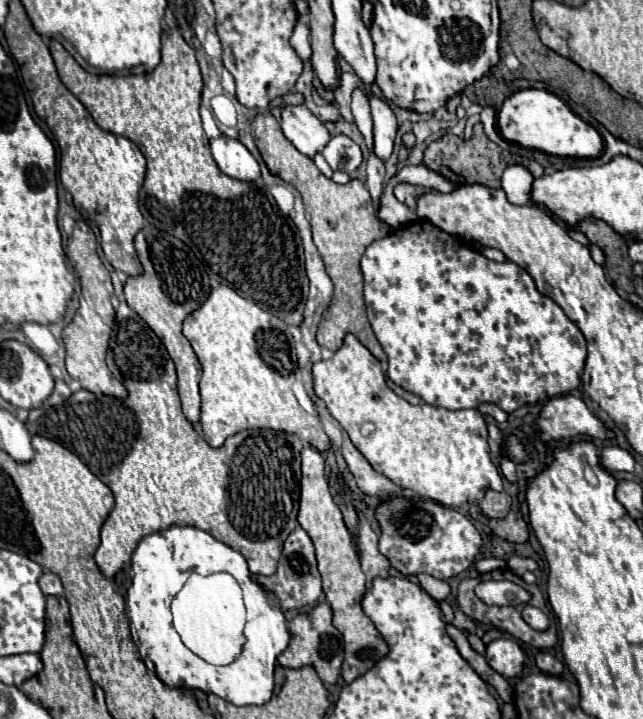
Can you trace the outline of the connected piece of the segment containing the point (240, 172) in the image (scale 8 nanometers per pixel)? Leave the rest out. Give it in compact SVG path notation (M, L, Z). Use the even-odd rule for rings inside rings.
M220 135L216 139L210 139L210 149L212 149L214 161L218 163L220 171L226 173L228 177L234 177L240 181L260 179L258 161L238 139Z

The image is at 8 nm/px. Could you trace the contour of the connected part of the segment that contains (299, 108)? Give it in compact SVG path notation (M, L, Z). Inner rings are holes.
M284 105L280 125L286 139L308 157L314 157L330 141L326 125L306 105Z

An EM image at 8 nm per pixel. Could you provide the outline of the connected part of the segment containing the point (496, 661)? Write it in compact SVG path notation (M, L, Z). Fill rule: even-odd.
M494 639L486 645L484 653L488 665L504 677L518 677L524 665L524 653L512 639Z

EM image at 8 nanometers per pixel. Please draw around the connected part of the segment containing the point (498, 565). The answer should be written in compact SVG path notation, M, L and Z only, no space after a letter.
M490 557L490 559L478 559L478 561L476 561L476 569L478 569L480 573L490 573L490 571L494 571L494 569L502 569L504 565L506 565L504 559L494 559L494 557Z

